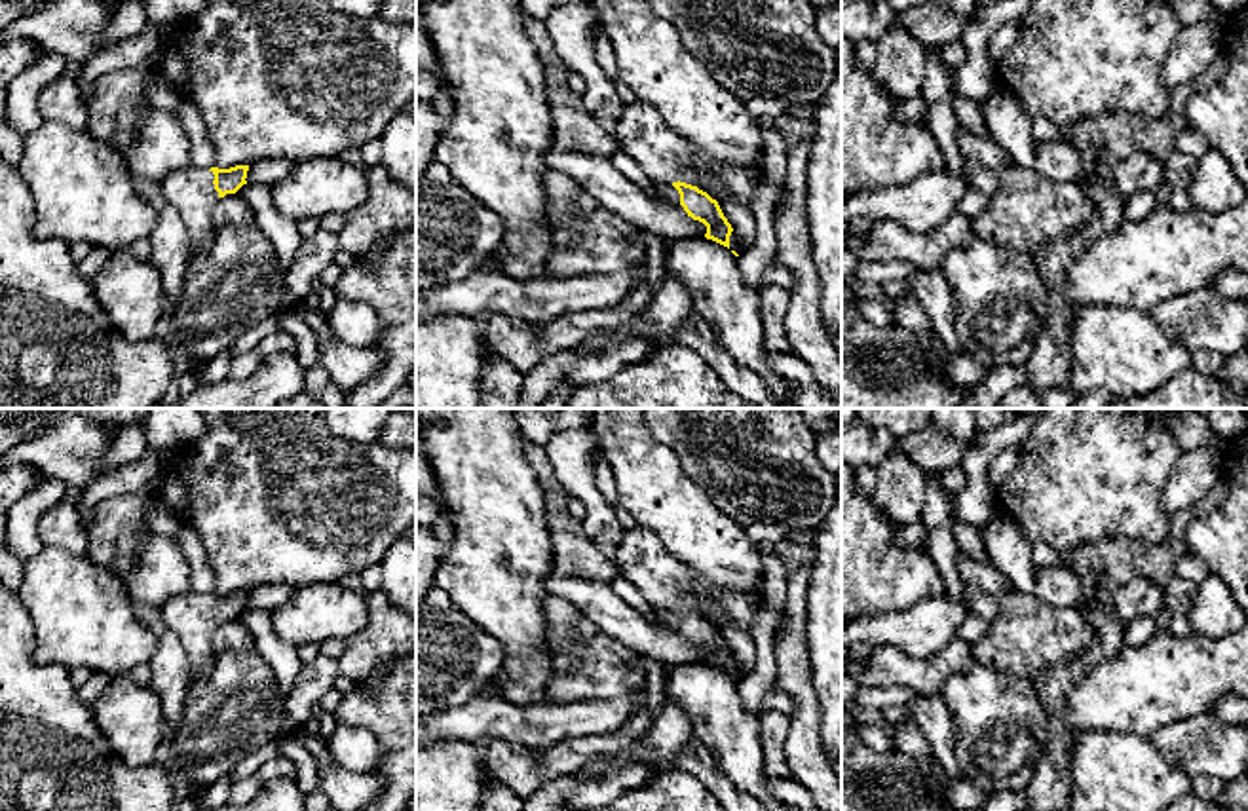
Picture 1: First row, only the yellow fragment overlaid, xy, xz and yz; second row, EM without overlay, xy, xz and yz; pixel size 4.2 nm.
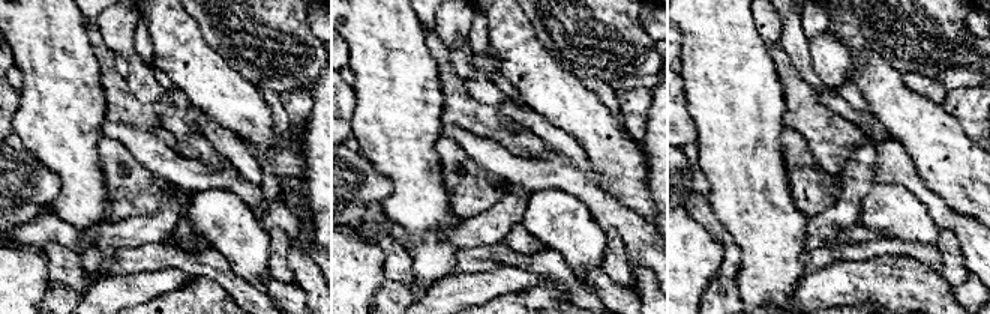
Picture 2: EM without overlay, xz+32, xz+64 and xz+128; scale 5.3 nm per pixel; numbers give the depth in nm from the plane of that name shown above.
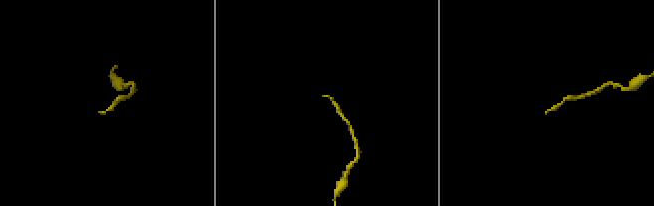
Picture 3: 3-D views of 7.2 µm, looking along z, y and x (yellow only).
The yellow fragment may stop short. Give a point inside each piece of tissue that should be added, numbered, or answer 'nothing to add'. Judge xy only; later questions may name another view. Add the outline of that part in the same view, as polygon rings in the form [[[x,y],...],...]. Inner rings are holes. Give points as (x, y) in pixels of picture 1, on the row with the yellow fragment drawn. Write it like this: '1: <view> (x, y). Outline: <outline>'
1: xy (190, 190). Outline: [[[192,165],[158,180],[165,199],[179,211],[196,253],[207,251],[217,237],[211,213],[220,198],[213,180],[213,171]]]

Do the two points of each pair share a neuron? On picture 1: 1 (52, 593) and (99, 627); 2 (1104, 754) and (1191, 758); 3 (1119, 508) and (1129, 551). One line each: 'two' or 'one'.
1: one
2: two
3: two

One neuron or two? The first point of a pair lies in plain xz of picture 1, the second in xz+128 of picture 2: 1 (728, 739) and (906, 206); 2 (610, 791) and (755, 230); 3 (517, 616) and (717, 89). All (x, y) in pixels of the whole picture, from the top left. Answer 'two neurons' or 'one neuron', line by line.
1: one neuron
2: two neurons
3: one neuron

